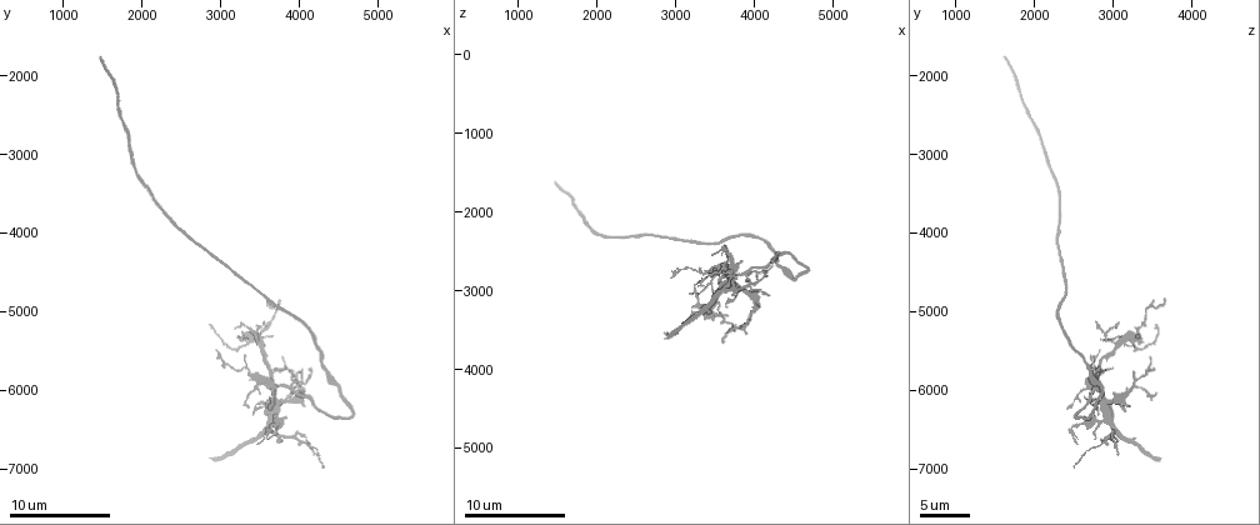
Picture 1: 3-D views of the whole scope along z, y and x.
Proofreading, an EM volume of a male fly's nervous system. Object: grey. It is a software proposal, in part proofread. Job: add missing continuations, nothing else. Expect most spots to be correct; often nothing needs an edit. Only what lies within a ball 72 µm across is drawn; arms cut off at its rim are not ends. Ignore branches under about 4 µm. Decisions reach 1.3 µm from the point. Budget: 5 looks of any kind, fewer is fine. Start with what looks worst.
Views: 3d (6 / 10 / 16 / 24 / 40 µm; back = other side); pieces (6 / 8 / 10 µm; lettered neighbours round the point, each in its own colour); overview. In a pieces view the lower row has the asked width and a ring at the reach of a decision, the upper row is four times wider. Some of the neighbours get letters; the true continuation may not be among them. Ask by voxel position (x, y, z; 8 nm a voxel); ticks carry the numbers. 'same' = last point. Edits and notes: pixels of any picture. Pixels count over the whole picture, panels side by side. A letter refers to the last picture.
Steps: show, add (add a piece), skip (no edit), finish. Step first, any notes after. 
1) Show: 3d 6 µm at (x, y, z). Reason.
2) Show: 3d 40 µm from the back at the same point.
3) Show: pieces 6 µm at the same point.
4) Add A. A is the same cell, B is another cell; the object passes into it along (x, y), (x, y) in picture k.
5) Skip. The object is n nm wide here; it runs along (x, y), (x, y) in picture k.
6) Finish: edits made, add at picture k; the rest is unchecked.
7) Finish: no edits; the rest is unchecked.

Show: pieces 10 µm at (3350, 6200, 2900). Branch stops here.

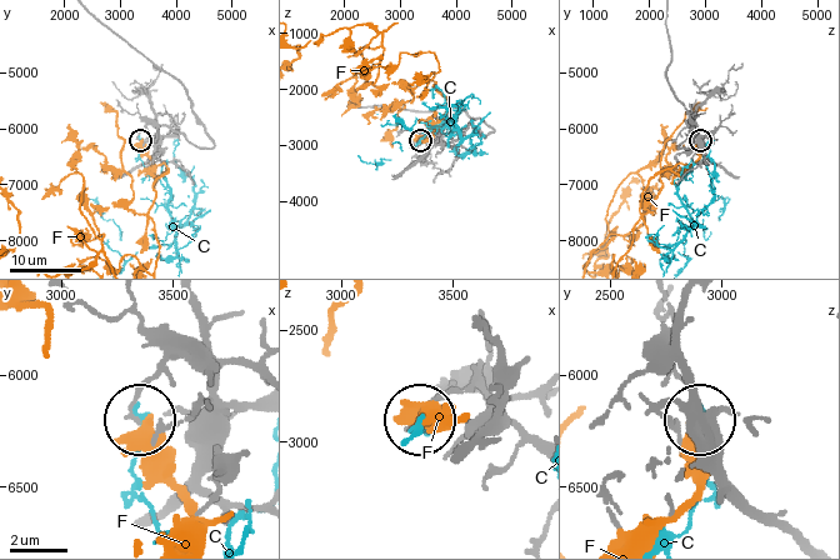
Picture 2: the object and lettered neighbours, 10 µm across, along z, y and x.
Skip. C and F are other cells; it runs along (198, 121), (211, 146), (153, 124), (140, 140) in picture 2; none of them fits.

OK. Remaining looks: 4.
Show: pieces 10 µm at (2950, 5500, 2850). Tapers out.

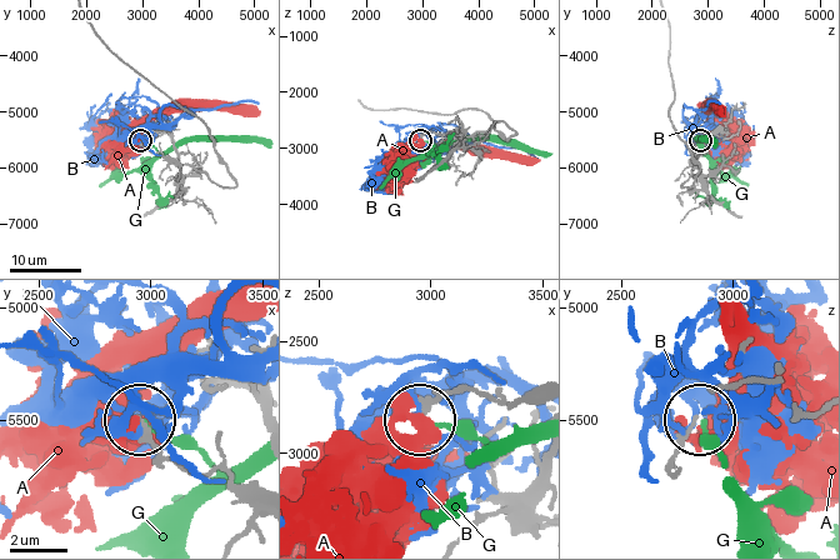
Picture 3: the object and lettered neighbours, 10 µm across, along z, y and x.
Skip. A, B and G are other cells; it runs along (513, 136), (498, 120), (468, 136), (430, 131), (419, 138) in picture 3; none of them fits.

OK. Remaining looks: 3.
Show: pieces 10 µm at (3500, 5100, 2800). Free end.

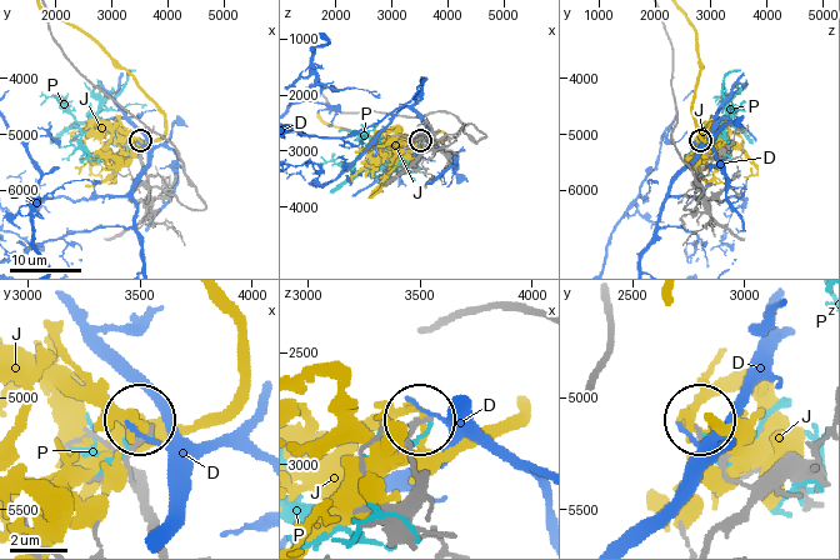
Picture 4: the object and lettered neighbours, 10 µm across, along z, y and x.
Skip. D, J and P are other cells; none of them fits.

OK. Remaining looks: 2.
Finish: no edits; the rest is unchecked.

